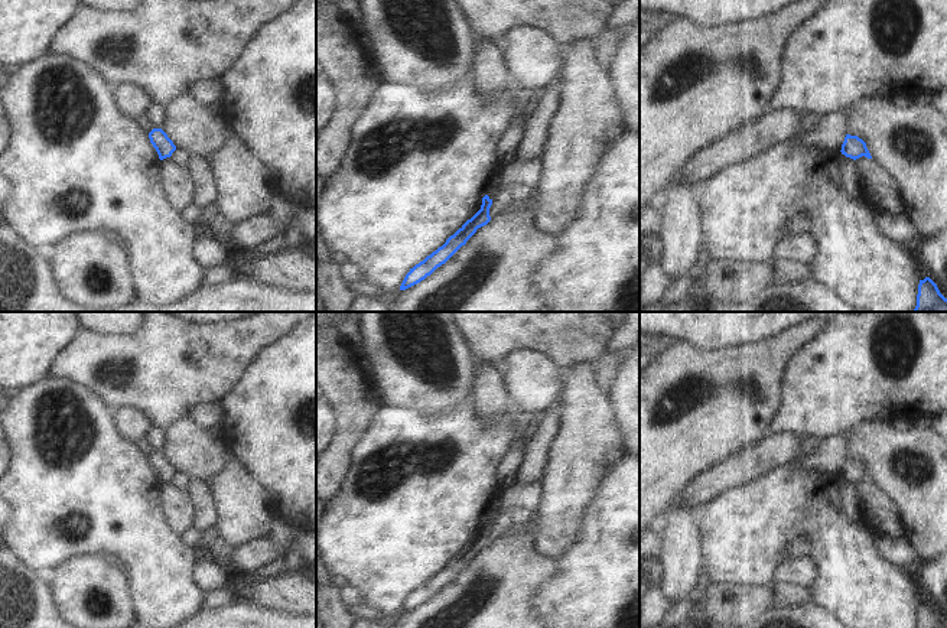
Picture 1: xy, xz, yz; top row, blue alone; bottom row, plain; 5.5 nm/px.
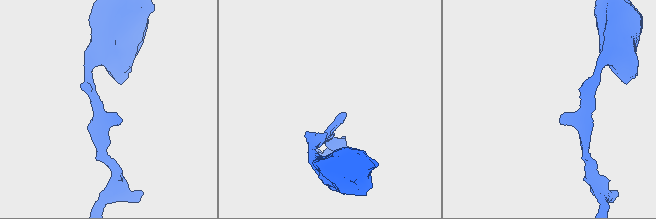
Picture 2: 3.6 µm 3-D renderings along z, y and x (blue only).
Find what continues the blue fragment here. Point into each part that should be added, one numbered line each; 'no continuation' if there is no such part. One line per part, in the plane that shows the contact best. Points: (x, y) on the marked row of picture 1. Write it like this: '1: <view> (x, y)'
no continuation

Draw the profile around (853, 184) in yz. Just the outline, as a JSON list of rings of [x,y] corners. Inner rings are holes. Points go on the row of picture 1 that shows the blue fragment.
[[[842,154],[839,170],[847,201],[859,201],[866,191],[866,182],[857,170],[856,162]]]

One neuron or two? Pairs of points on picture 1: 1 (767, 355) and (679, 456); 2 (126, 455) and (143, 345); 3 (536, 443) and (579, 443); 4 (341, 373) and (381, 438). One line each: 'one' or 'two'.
1: one
2: two
3: two
4: two

